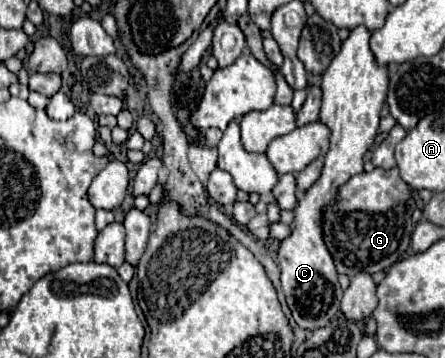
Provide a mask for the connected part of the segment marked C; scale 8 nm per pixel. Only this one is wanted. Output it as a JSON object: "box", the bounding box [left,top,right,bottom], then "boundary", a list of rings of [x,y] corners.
{"box":[278,26,388,330],"boundary":[[[358,26],[350,30],[350,36],[342,42],[340,52],[334,56],[326,72],[322,74],[322,112],[320,112],[320,122],[324,122],[330,130],[330,150],[324,156],[324,168],[322,176],[318,182],[304,194],[304,198],[298,202],[298,208],[294,210],[294,224],[292,224],[292,236],[280,242],[278,250],[278,266],[282,270],[282,290],[288,302],[288,308],[296,320],[296,324],[304,330],[316,330],[322,328],[330,322],[330,318],[336,316],[340,310],[340,300],[342,300],[342,288],[338,284],[338,272],[332,262],[332,256],[328,254],[324,240],[322,240],[322,208],[324,204],[330,204],[336,200],[336,192],[342,184],[348,182],[350,176],[360,174],[364,168],[364,154],[368,148],[374,144],[376,130],[380,124],[380,110],[386,100],[386,90],[388,90],[388,66],[380,66],[370,50],[370,30],[366,26]]]}

